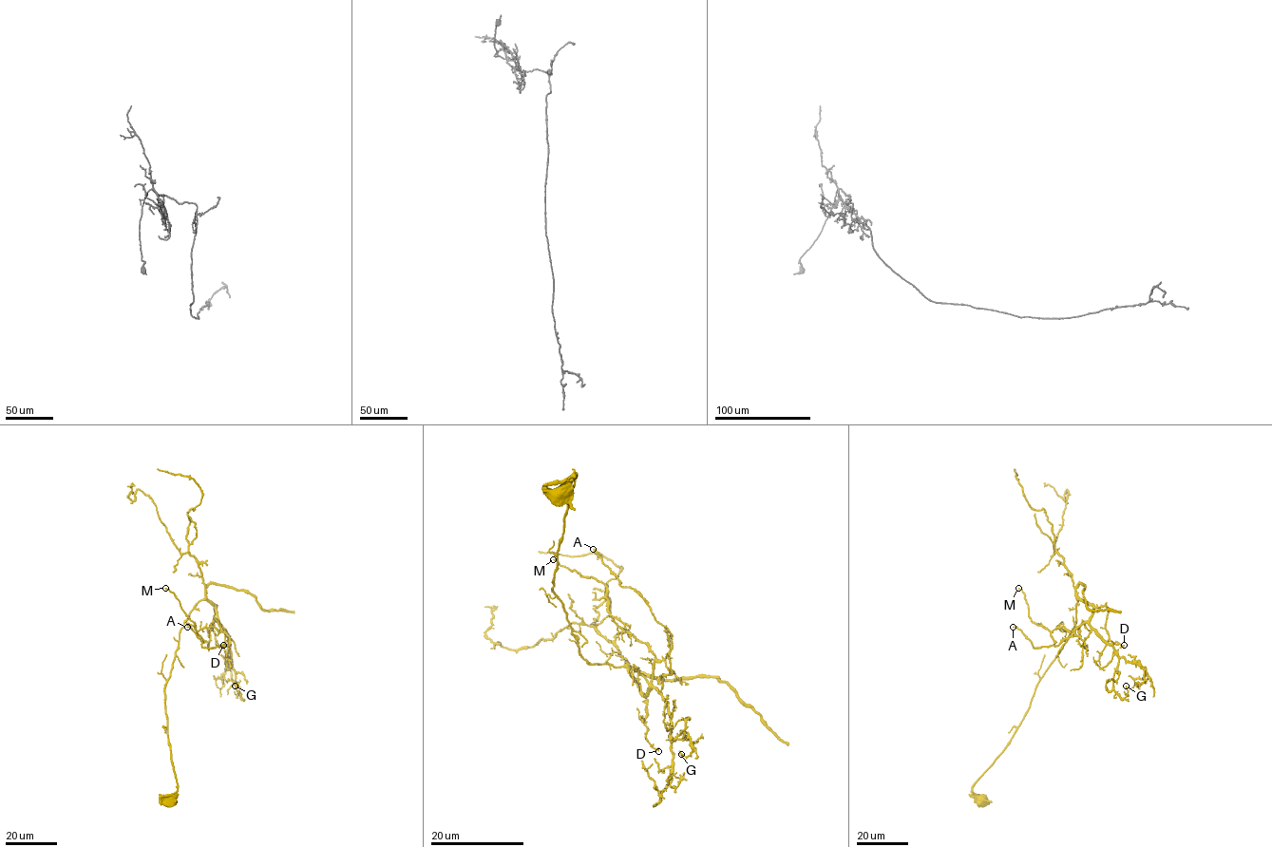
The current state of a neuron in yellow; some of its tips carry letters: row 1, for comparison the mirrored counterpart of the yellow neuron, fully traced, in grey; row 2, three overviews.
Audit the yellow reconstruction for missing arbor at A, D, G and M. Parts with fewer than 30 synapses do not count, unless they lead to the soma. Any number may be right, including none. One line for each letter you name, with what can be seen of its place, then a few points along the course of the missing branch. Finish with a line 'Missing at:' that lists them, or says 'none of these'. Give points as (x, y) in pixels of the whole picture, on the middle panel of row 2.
Missing at: none of these

